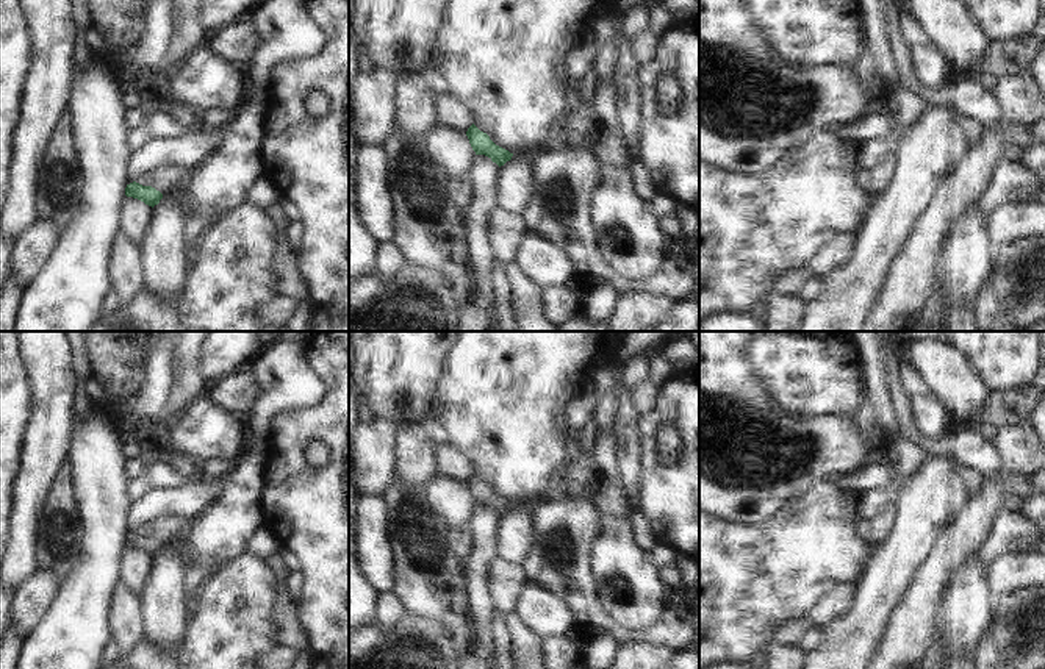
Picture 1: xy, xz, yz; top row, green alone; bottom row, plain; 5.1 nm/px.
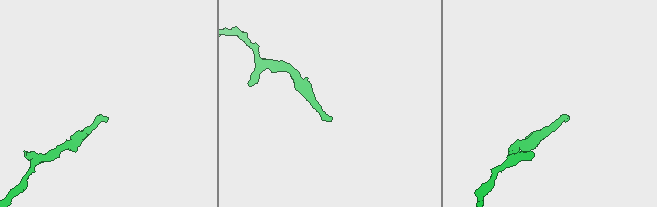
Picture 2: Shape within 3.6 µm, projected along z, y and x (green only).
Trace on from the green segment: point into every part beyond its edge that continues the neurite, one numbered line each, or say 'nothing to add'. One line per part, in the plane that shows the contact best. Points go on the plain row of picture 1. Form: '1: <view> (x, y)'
nothing to add

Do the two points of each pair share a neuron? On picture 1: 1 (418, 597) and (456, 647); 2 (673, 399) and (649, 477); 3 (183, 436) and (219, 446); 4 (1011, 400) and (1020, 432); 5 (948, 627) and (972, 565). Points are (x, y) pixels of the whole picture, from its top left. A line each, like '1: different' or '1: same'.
1: same
2: same
3: same
4: different
5: same

